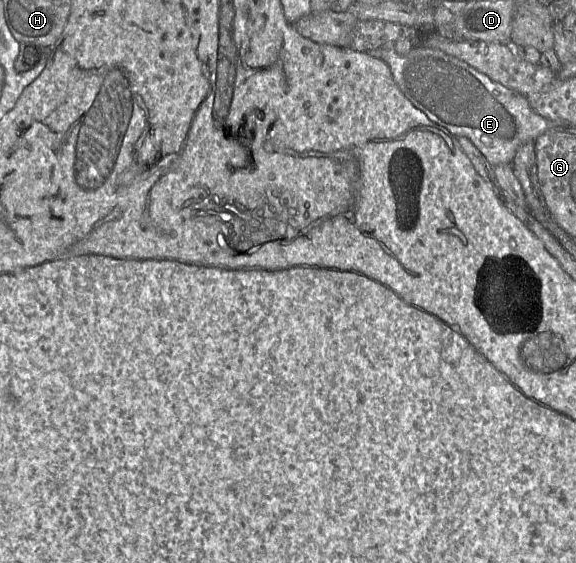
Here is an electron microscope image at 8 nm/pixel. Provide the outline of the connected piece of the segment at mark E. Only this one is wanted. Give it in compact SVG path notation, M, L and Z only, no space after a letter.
M383 46L367 52L388 64L396 84L417 109L453 136L468 138L492 167L500 164L512 165L517 150L523 144L535 142L548 129L558 125L538 115L522 94L491 80L464 61L438 49L417 46L407 55L399 55L394 46Z

